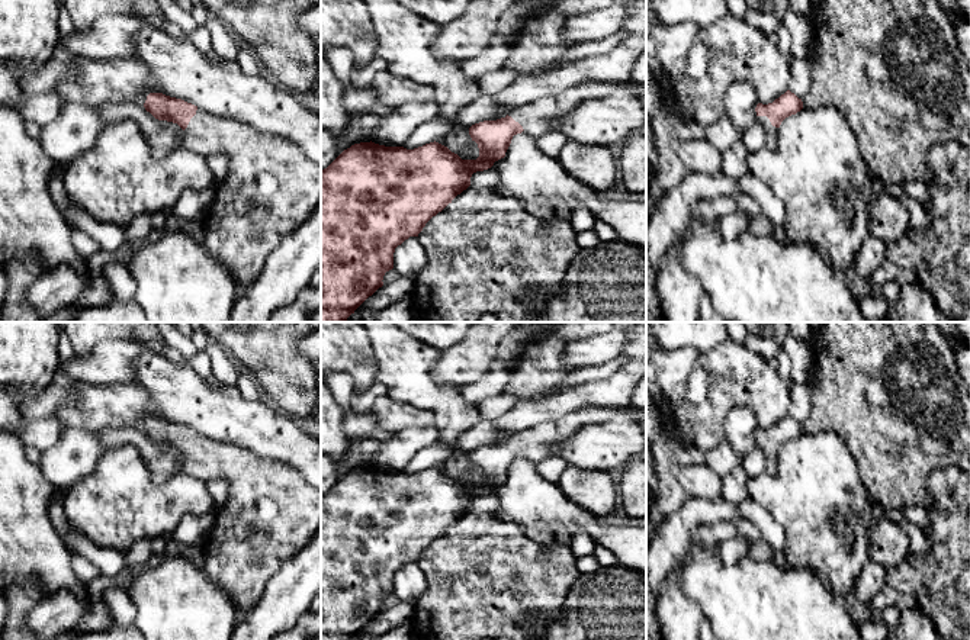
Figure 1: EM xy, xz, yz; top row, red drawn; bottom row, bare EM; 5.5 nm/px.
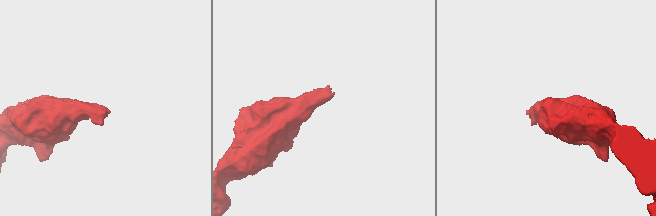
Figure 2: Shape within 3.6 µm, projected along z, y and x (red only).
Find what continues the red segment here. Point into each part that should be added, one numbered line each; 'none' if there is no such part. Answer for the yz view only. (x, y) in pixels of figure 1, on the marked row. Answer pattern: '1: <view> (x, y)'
1: yz (771, 131)

